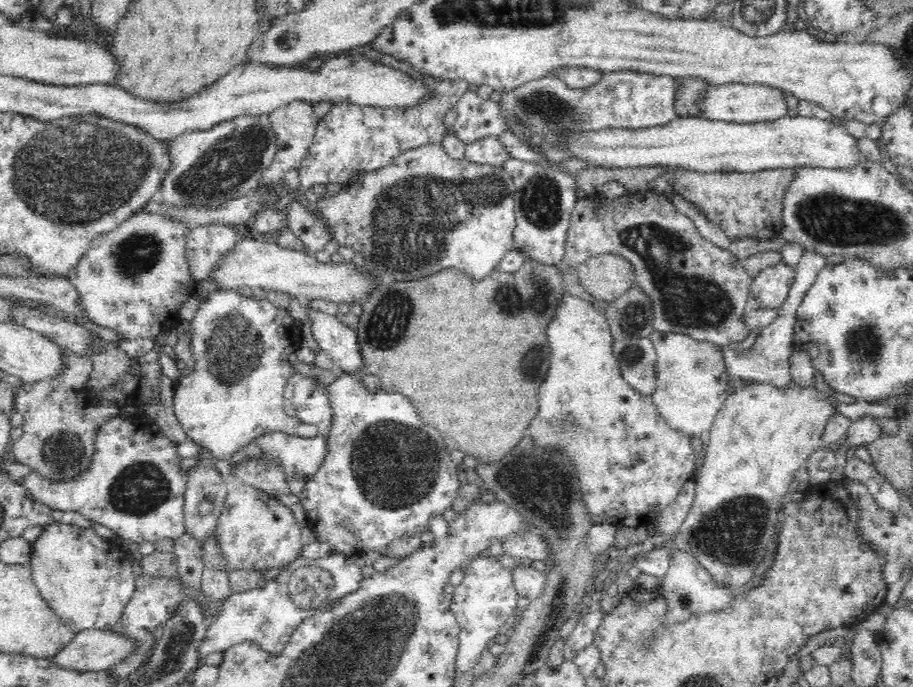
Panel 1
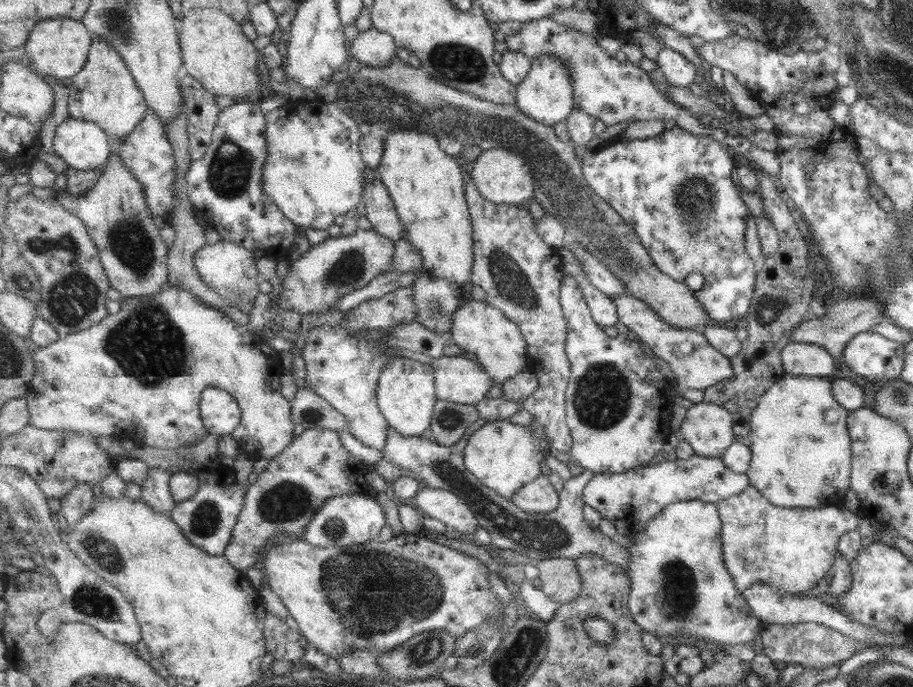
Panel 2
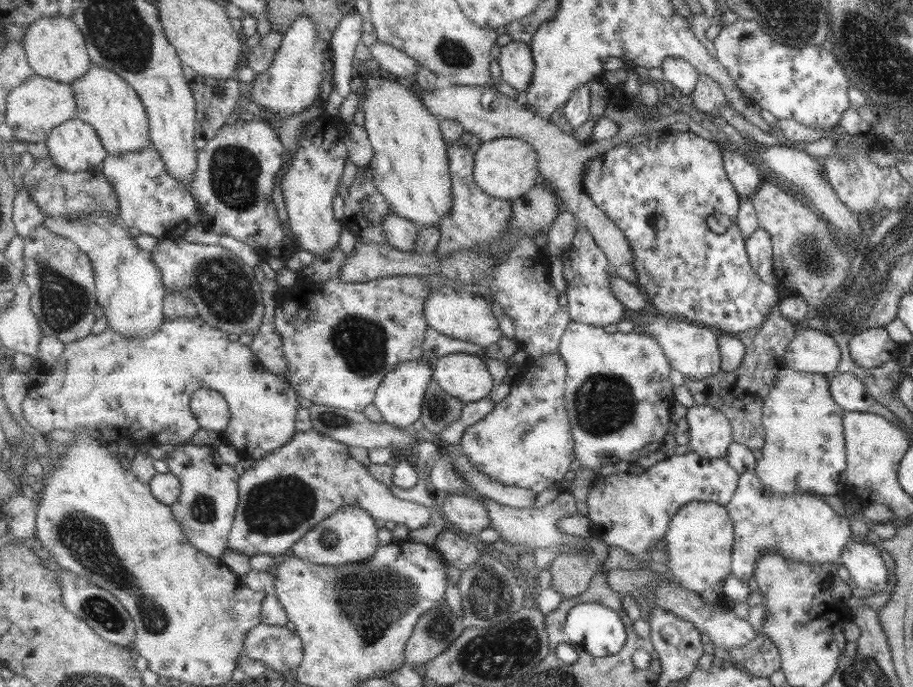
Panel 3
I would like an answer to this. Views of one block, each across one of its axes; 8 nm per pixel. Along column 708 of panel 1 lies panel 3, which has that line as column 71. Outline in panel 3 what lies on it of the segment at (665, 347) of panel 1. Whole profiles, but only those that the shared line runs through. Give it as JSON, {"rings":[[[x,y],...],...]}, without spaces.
{"rings":[[[200,317],[197,324],[195,324],[195,322],[189,322],[189,320],[183,320],[183,318],[175,318],[174,320],[167,319],[157,332],[144,336],[143,338],[128,338],[125,334],[119,334],[107,327],[102,333],[97,335],[91,334],[85,338],[66,344],[64,355],[59,359],[58,365],[51,368],[44,367],[41,364],[40,370],[44,373],[44,382],[40,386],[32,386],[27,398],[22,402],[22,409],[29,425],[43,433],[57,430],[57,428],[70,431],[83,429],[93,429],[97,431],[99,428],[103,428],[103,426],[114,426],[118,432],[127,432],[127,436],[141,438],[143,442],[149,442],[151,445],[181,445],[191,442],[193,435],[199,432],[201,428],[198,417],[194,415],[190,404],[194,392],[202,388],[215,389],[222,392],[223,396],[226,396],[233,418],[227,428],[226,439],[236,448],[241,458],[253,458],[255,461],[263,459],[267,454],[270,454],[270,452],[286,446],[298,431],[296,424],[296,422],[298,422],[298,410],[300,409],[299,400],[297,400],[298,393],[291,387],[291,382],[287,379],[287,376],[269,372],[263,364],[261,364],[259,358],[255,356],[253,349],[249,345],[240,344],[237,341],[231,342],[228,332],[207,324],[204,319]]]}

